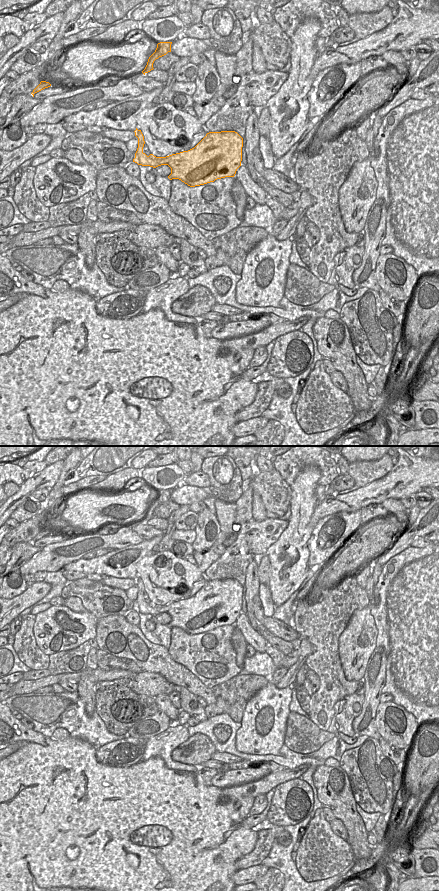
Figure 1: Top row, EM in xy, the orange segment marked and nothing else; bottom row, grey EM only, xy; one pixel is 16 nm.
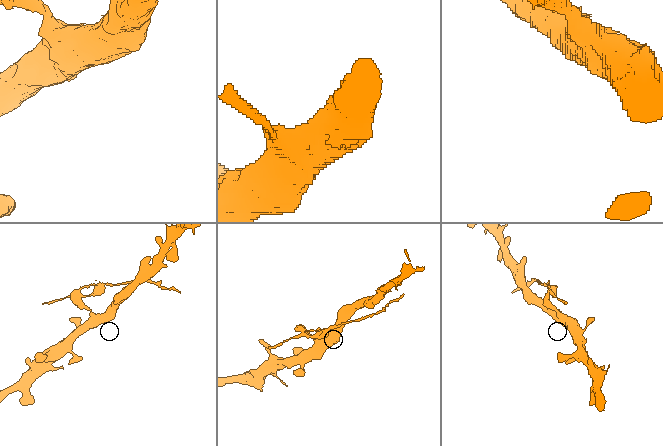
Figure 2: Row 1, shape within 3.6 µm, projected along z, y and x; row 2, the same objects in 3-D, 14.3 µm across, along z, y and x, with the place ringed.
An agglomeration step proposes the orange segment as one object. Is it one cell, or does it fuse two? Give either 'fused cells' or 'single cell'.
fused cells

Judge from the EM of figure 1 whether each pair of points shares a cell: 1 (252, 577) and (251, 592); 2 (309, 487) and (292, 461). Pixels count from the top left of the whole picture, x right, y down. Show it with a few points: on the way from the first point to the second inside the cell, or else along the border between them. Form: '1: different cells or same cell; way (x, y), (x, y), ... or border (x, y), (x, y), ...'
1: same cell; way (252, 581), (252, 588)
2: different cells; border (319, 468), (306, 466), (290, 486)

